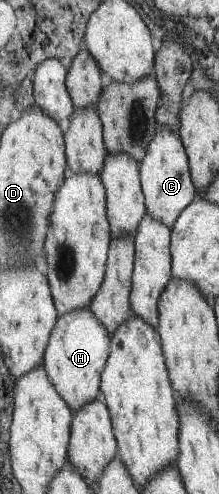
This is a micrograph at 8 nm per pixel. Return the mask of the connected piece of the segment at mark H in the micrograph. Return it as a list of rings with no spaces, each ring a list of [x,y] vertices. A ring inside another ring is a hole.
[[[77,308],[60,315],[45,350],[43,366],[53,386],[60,392],[68,406],[79,410],[83,404],[101,399],[100,387],[105,366],[111,357],[112,340],[107,328],[90,308]]]

